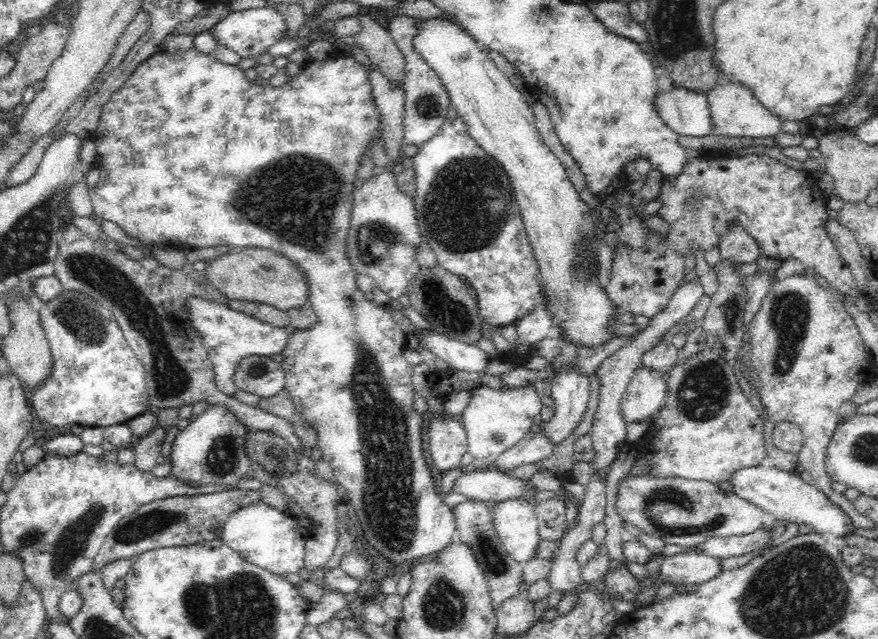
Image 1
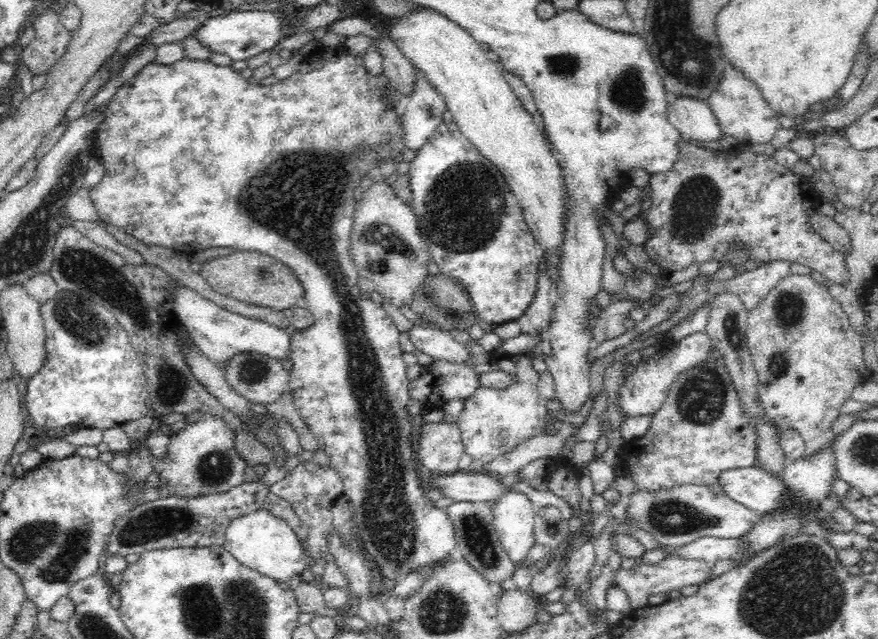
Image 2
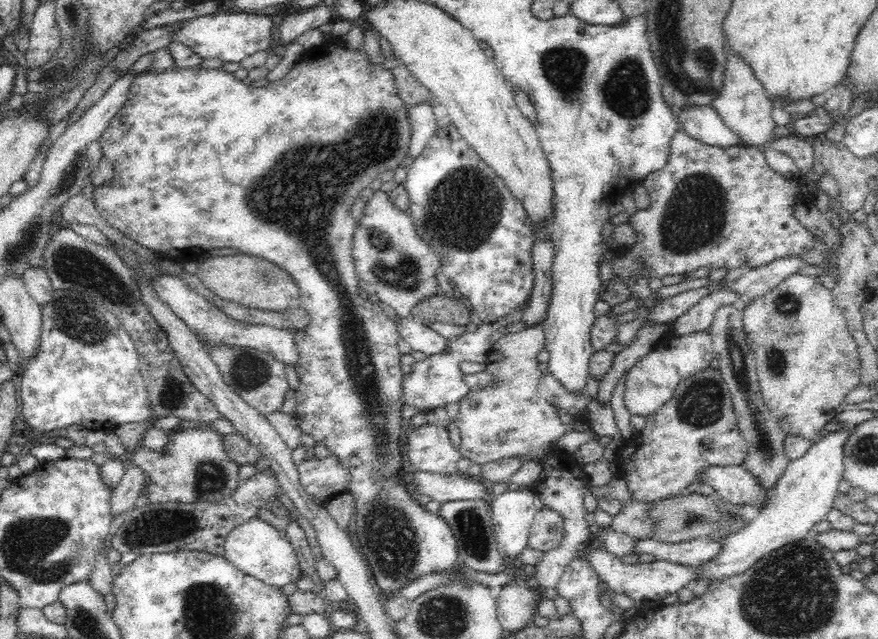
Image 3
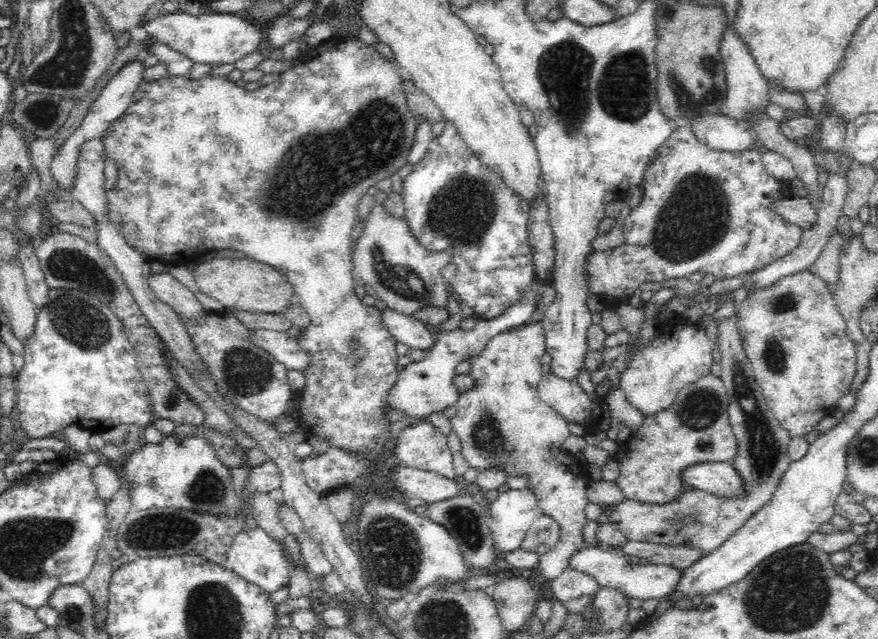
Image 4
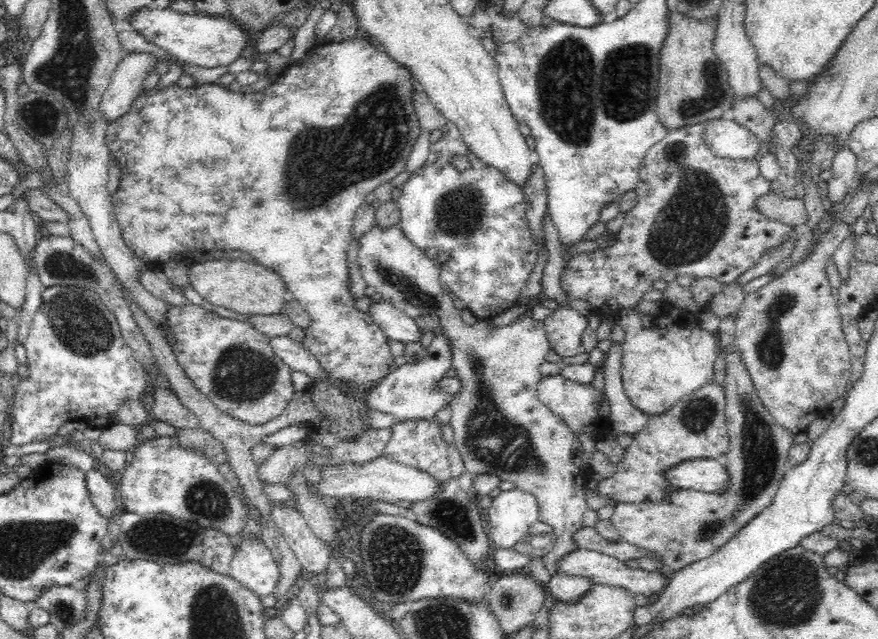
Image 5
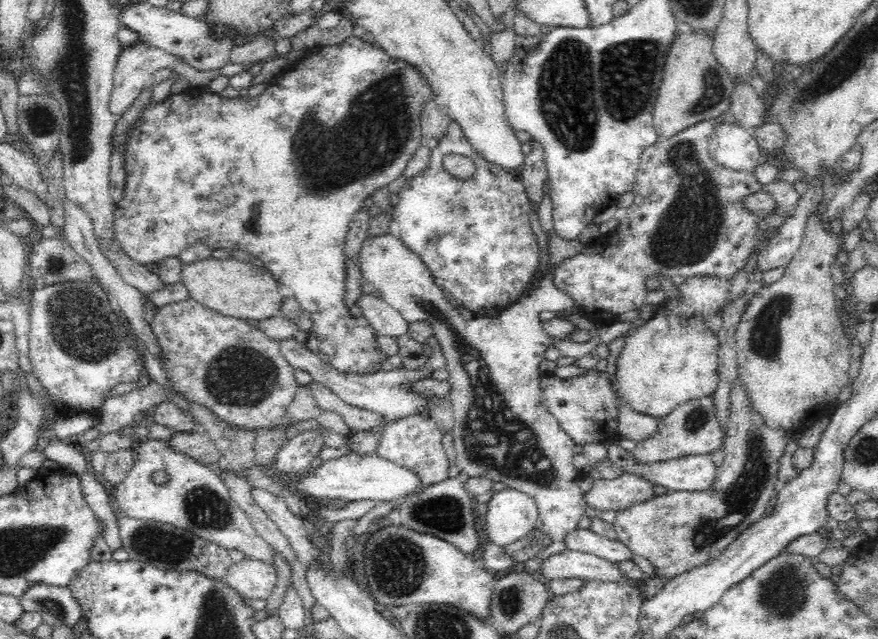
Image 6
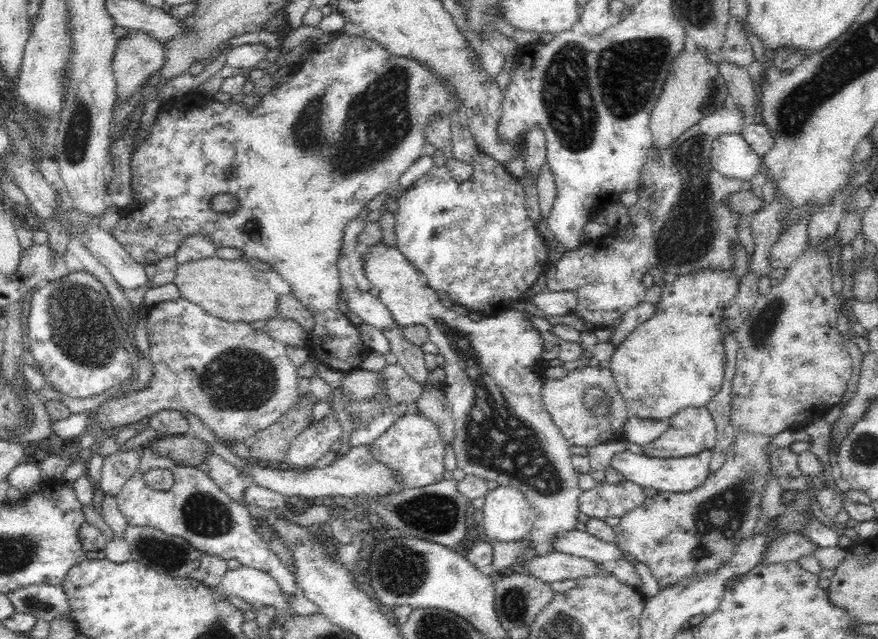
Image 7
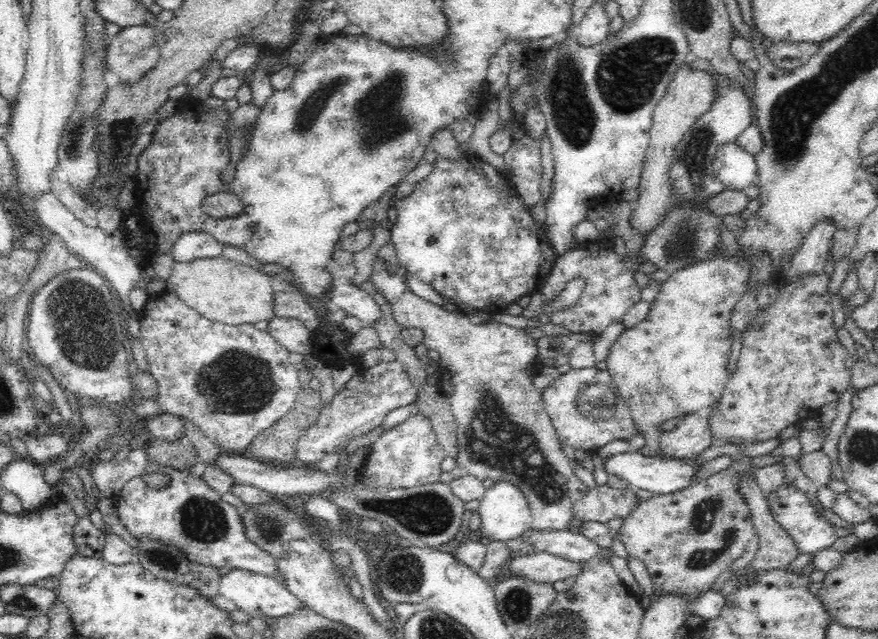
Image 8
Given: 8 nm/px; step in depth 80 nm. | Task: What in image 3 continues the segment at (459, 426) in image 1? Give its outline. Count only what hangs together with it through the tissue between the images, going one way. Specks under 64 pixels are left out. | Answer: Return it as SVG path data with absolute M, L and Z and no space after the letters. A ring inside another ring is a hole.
M424 424L409 431L404 442L407 462L422 472L450 476L460 471L459 449L452 445L448 429Z

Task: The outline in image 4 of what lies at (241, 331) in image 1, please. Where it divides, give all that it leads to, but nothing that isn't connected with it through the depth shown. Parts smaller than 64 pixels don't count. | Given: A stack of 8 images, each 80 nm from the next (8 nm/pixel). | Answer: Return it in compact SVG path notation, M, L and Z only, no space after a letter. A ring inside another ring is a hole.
M152 273L148 281L153 293L179 315L197 317L207 313L194 293L187 286L180 284L170 273ZM251 330L250 341L276 357L288 370L306 370L310 355L302 349L293 331Z

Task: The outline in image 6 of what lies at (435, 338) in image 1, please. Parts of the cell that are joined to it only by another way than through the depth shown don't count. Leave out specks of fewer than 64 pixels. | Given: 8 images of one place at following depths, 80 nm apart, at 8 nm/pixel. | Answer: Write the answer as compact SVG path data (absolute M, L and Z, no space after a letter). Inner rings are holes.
M362 293L355 303L362 309L362 314L378 335L384 334L394 338L407 335L409 323L380 297Z

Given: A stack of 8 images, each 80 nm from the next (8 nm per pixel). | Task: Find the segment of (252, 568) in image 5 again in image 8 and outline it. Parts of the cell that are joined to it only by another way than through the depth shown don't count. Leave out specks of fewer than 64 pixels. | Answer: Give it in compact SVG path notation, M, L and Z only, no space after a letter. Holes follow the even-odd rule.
M232 569L221 578L219 595L226 597L236 605L236 609L248 616L266 616L272 621L286 614L294 614L298 610L304 610L305 605L300 599L294 597L278 580L263 574L254 574L247 570Z

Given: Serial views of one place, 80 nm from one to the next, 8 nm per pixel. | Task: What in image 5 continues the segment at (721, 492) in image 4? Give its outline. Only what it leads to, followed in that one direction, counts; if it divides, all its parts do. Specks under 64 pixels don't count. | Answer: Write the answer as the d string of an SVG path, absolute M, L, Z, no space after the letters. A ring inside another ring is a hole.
M727 458L686 459L670 467L665 479L675 489L696 490L706 493L721 493L727 489Z

